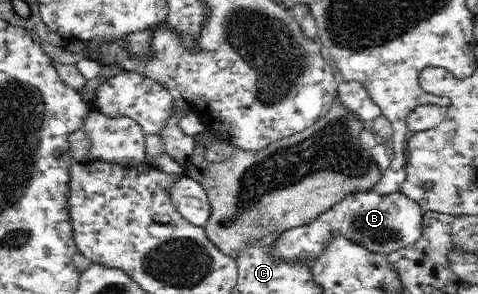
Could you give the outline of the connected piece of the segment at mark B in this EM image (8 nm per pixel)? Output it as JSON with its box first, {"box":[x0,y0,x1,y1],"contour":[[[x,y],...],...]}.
{"box":[276,190,422,258],"contour":[[[372,190],[360,195],[347,196],[339,204],[320,215],[317,221],[305,227],[297,227],[285,233],[276,246],[276,252],[284,258],[293,256],[319,256],[319,250],[333,232],[342,232],[345,236],[364,244],[369,250],[385,255],[401,246],[413,244],[421,236],[422,206],[404,193],[387,198],[380,197]]]}

